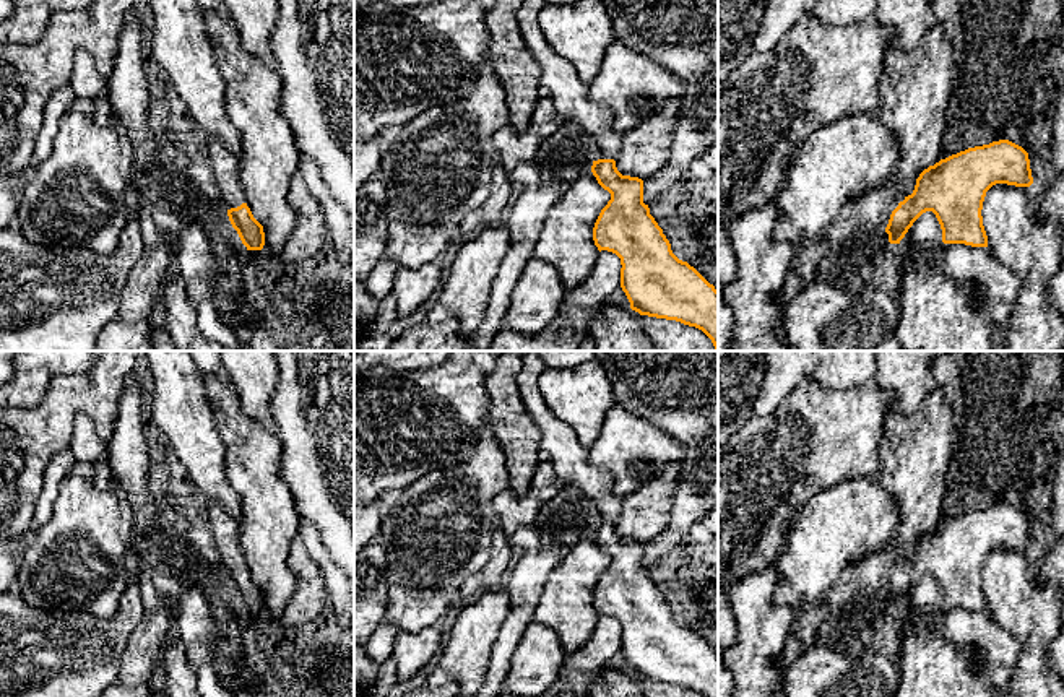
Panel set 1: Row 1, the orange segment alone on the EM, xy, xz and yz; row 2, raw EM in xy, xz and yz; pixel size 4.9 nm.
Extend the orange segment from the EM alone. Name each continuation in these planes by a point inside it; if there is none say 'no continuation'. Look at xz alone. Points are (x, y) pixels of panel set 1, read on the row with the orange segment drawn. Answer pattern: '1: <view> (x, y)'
1: xz (593, 124)

